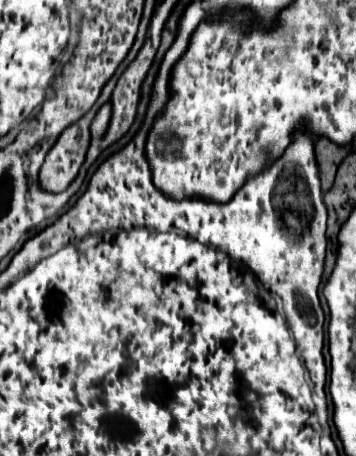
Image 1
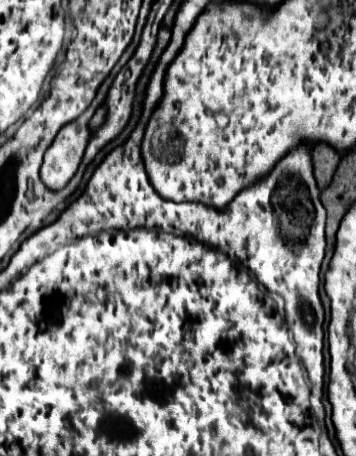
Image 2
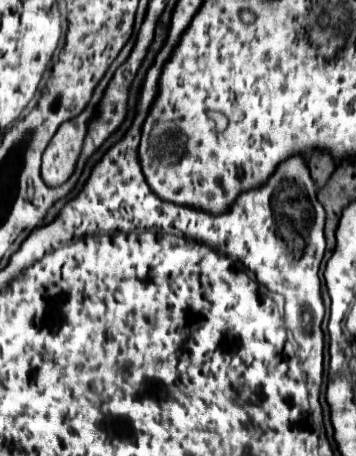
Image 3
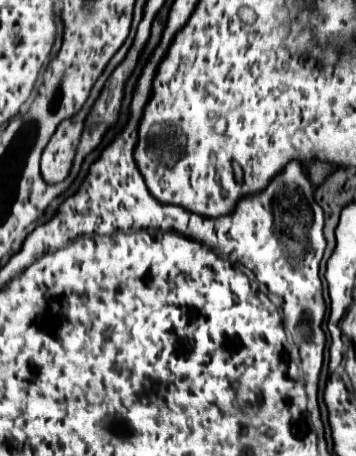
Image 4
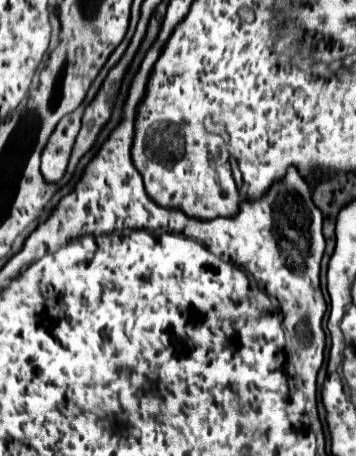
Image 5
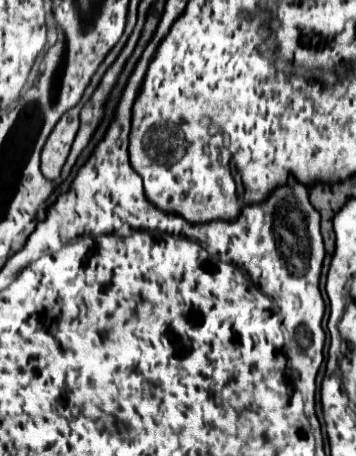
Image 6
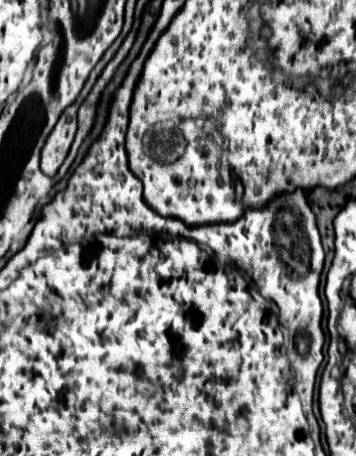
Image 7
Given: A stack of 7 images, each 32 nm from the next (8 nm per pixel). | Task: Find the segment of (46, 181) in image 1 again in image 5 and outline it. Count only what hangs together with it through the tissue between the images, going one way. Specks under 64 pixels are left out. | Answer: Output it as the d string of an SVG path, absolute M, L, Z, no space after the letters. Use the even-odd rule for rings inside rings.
M84 102L80 108L76 108L74 112L70 112L68 116L64 116L58 126L54 128L44 152L42 152L42 176L48 182L58 182L64 176L76 134L80 130L80 118L84 112L84 106L88 102Z

